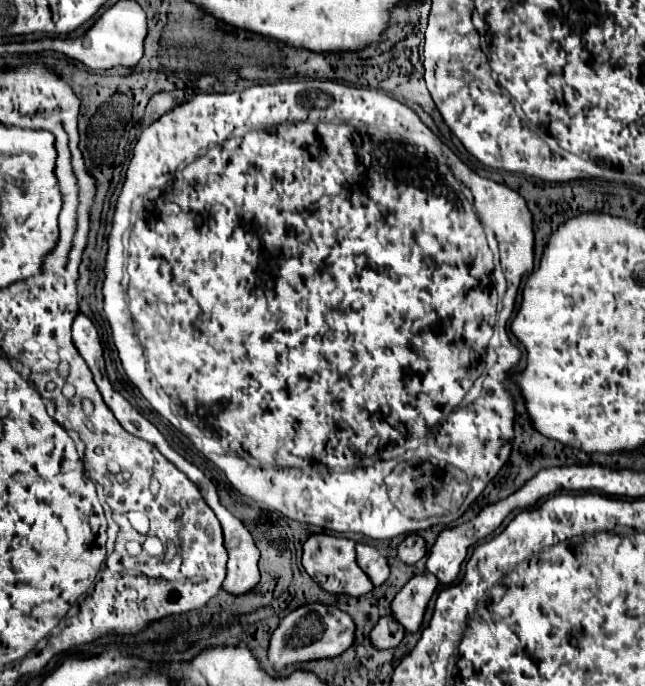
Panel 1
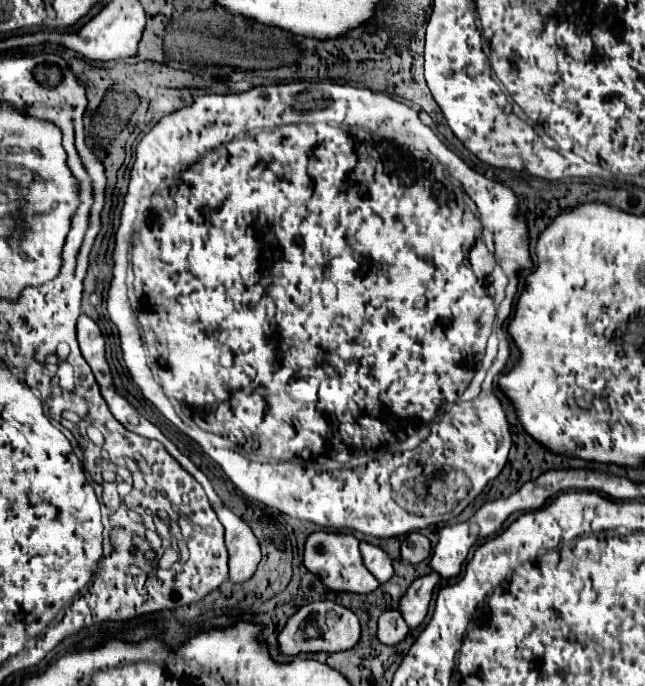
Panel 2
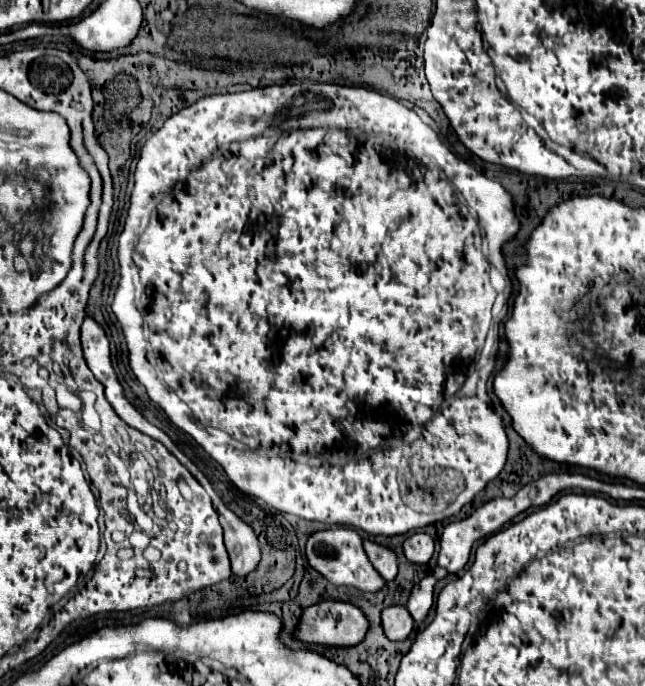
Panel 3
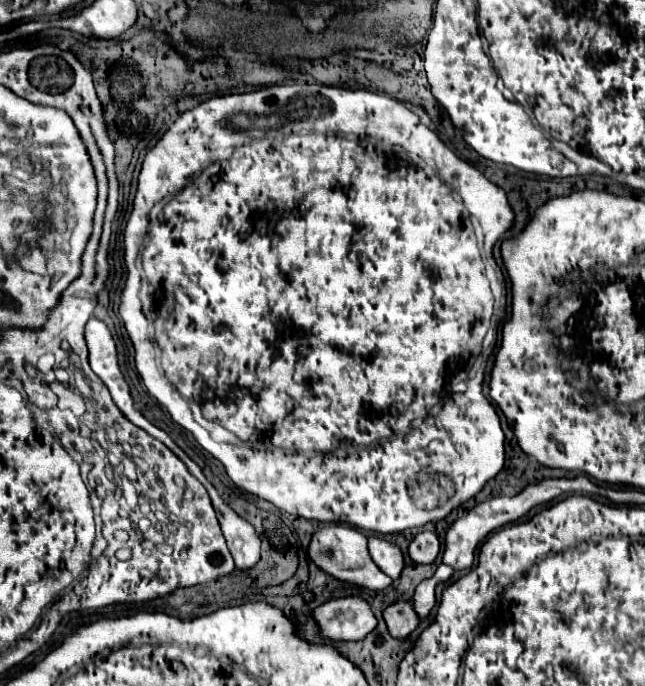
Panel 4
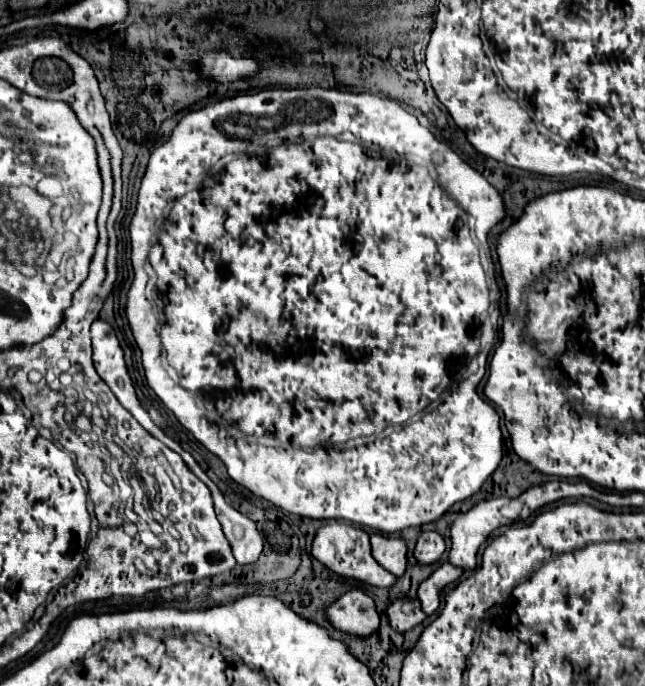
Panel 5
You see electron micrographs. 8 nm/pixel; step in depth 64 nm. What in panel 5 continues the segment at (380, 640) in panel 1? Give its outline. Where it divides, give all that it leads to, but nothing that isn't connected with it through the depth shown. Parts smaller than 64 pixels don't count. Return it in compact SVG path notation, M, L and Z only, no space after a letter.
M398 598L396 602L392 602L392 606L386 610L386 614L388 614L390 626L398 632L412 630L426 618L426 614L420 610L420 602L410 600L410 598Z

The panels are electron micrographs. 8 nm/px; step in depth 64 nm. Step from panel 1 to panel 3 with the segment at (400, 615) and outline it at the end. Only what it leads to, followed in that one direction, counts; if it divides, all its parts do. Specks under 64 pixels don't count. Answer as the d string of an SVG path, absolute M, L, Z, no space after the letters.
M438 566L438 568L434 568L434 574L432 576L422 578L412 588L412 594L410 594L410 600L408 600L406 608L408 608L408 612L412 614L412 618L416 622L422 622L428 616L428 610L434 604L434 584L436 584L436 580L442 580L446 574L448 572Z

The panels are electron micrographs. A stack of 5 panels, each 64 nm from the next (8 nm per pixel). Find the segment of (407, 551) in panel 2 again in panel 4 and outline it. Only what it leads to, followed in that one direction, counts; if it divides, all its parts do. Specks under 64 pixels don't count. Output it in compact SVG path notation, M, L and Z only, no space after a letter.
M434 532L418 534L408 548L408 554L418 564L432 564L440 552L440 540Z

